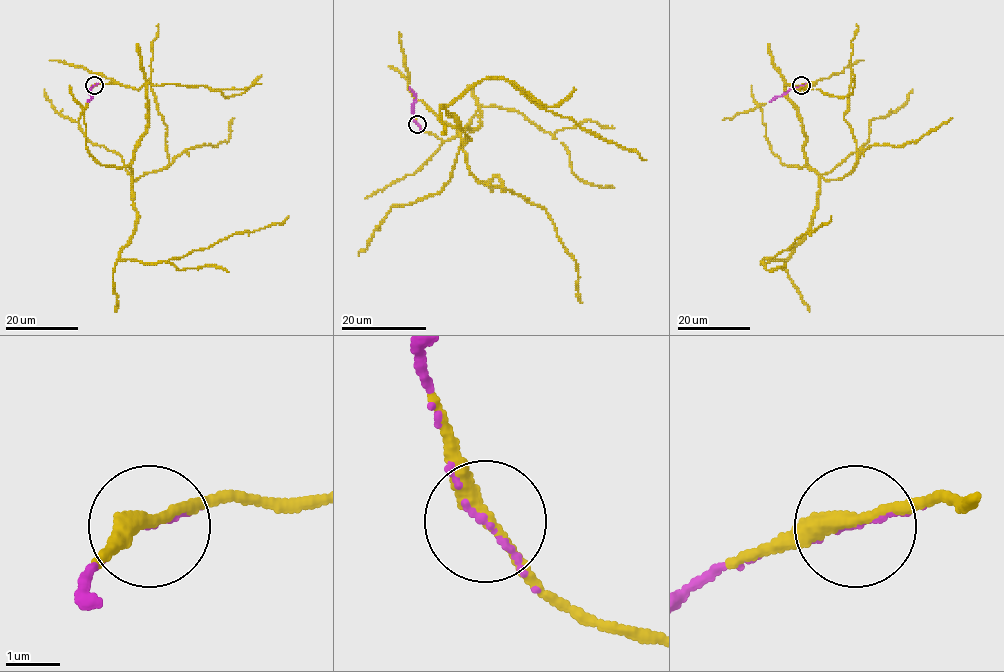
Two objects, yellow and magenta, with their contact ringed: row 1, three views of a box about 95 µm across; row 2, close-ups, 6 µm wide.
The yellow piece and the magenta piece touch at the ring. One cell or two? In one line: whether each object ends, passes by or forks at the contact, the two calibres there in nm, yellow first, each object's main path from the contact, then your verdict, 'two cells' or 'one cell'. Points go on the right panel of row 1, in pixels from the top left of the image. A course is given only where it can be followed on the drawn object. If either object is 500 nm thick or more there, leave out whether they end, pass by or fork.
yellow passes by; magenta ends there; 280 nm thick on the yellow side, 100 nm on the other; yellow runs (800, 86), (814, 83), (785, 85), (785, 97), (819, 175), (818, 208), (786, 259), (761, 263), (831, 216); magenta runs (800, 86), (770, 101); one cell

